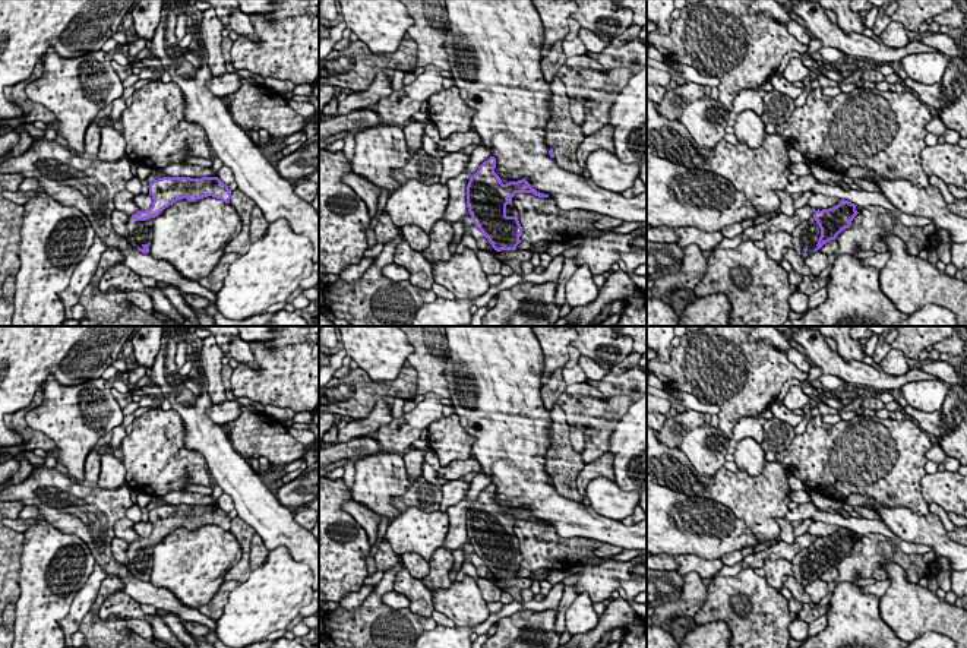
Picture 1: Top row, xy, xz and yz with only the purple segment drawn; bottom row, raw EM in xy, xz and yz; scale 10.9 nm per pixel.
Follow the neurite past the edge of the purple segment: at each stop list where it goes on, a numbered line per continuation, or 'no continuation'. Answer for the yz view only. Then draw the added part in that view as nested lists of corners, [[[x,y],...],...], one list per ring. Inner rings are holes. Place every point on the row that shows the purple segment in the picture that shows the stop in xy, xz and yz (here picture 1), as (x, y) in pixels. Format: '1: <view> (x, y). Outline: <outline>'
1: yz (806, 234). Outline: [[[813,215],[800,222],[791,233],[793,249],[802,257],[806,259],[809,255],[815,253],[818,249],[818,240],[821,237],[821,228],[813,219]]]

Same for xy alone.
1: xy (139, 233). Outline: [[[132,216],[129,218],[126,224],[127,241],[132,244],[133,249],[143,249],[143,244],[148,244],[148,249],[151,249],[154,237],[154,219],[155,218],[136,221]]]

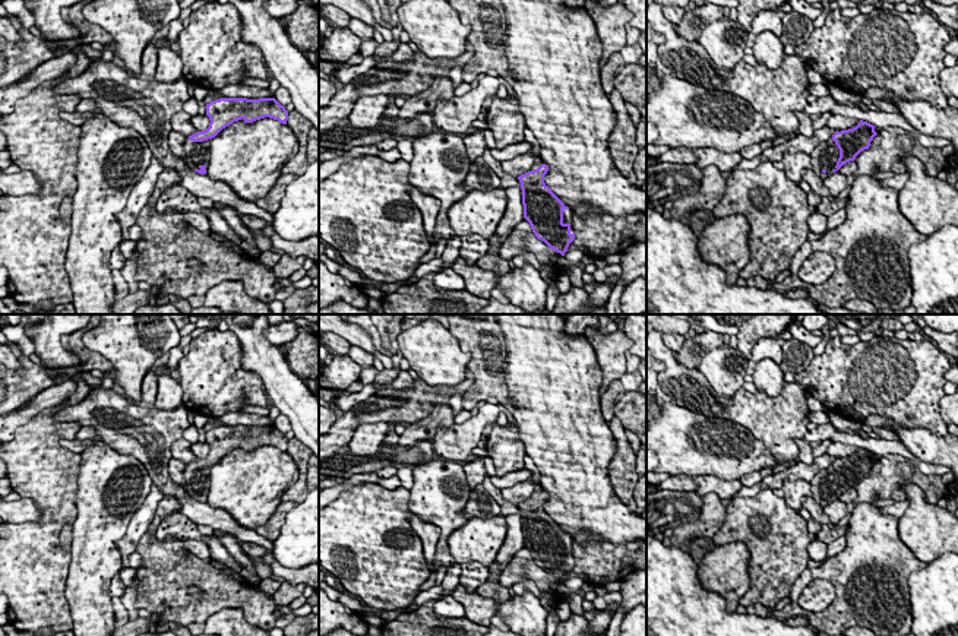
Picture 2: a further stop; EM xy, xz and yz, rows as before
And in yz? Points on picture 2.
1: yz (825, 155). Outline: [[[832,136],[819,143],[810,154],[812,170],[821,178],[825,180],[828,175],[834,174],[837,170],[837,161],[840,158],[840,149],[832,140]]]

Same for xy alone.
1: xy (196, 154). Outline: [[[189,137],[186,139],[183,145],[184,162],[189,165],[190,170],[200,170],[200,165],[205,165],[205,170],[208,170],[211,158],[211,140],[212,139],[193,142]]]

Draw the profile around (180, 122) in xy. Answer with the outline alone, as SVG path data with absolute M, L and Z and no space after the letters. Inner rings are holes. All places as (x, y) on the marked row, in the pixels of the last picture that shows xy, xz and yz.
M180 111L180 113L174 114L171 117L173 132L181 133L186 137L197 133L197 130L192 126L190 118L192 118L192 116L187 114L186 111Z

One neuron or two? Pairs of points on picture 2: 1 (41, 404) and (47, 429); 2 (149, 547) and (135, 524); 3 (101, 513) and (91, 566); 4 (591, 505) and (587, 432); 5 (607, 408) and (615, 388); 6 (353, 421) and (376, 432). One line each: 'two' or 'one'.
1: two
2: two
3: one
4: one
5: one
6: two

